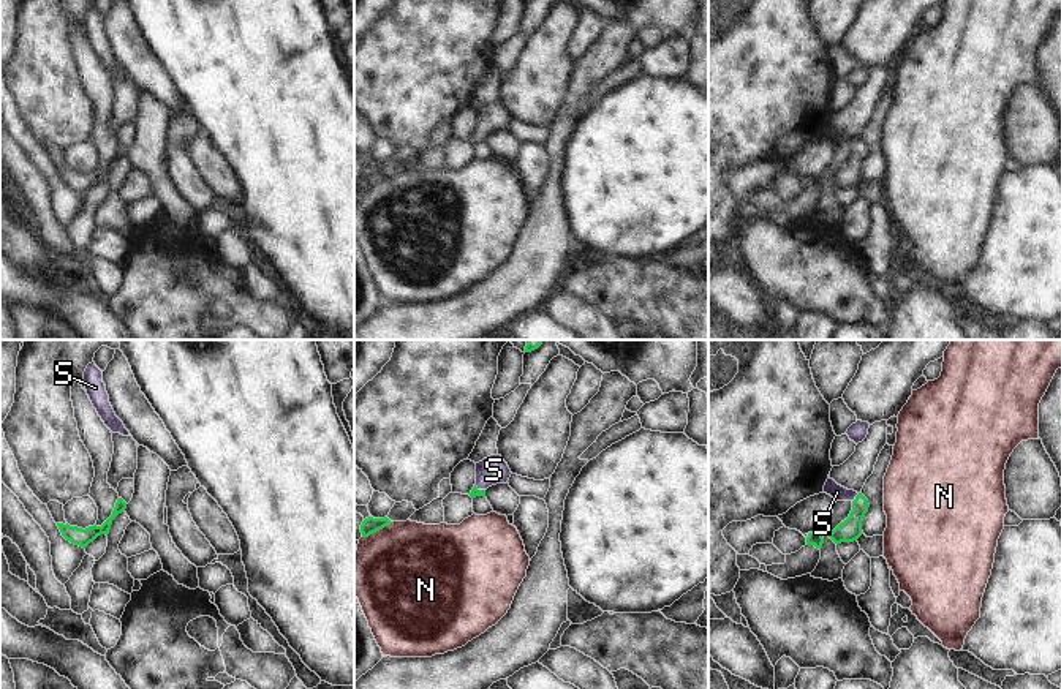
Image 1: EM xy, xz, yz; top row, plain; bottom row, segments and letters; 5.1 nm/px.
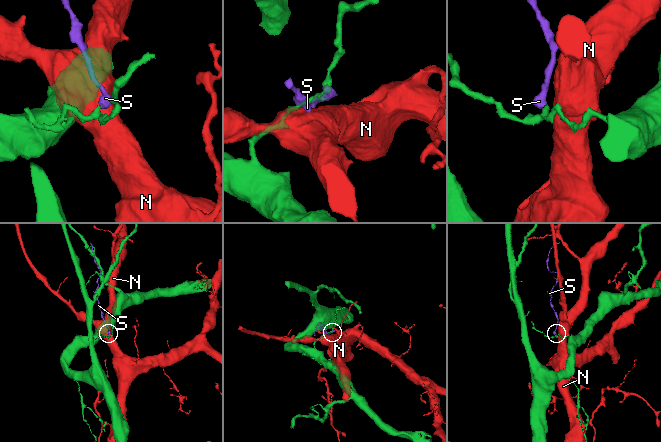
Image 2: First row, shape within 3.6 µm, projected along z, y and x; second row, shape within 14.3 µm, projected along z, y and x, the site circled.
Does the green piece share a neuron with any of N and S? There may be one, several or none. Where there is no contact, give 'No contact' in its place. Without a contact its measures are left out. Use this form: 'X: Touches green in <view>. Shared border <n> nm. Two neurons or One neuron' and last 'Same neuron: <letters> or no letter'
N: Touches green in xz. Shared border 190 nm. Two neurons
S: Touches green in yz. Shared border 60 nm. One neuron
Same neuron: S.

